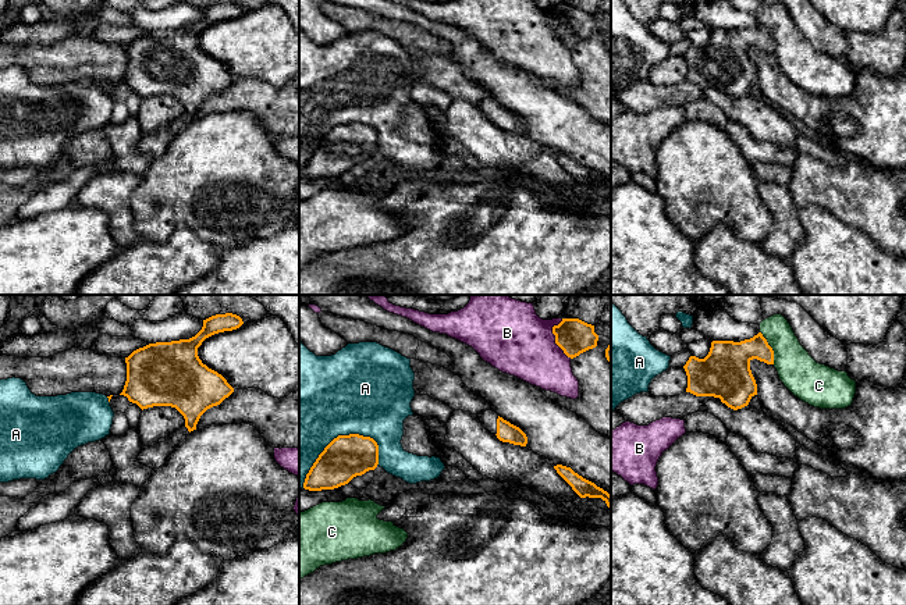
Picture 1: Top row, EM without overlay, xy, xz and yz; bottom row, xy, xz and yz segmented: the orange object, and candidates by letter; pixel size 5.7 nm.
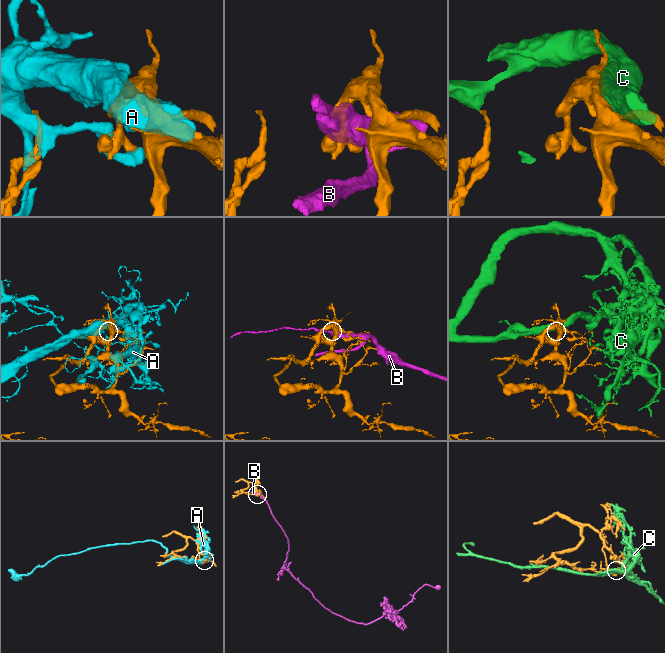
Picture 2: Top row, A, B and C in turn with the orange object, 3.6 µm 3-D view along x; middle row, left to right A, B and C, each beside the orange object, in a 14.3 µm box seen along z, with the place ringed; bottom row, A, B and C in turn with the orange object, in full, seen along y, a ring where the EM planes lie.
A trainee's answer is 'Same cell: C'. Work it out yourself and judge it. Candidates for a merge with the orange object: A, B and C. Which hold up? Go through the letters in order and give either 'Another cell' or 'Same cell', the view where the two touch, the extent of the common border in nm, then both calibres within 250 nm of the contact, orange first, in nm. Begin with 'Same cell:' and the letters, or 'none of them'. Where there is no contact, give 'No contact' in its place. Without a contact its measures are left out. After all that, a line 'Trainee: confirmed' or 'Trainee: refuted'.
Same cell: none of them
A: Another cell. Touches orange in xz. Shared border 500 nm. Thickness 260 nm (orange) against 500 nm
B: Another cell. Touches orange in xz. Shared border 240 nm. Thickness 200 nm (orange) against 380 nm
C: Another cell. Touches orange in yz. Shared border 200 nm. Thickness 220 nm (orange) against 220 nm
Trainee: refuted

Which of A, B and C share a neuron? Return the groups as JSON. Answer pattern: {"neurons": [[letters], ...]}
{"neurons": [["A"], ["B"], ["C"]]}

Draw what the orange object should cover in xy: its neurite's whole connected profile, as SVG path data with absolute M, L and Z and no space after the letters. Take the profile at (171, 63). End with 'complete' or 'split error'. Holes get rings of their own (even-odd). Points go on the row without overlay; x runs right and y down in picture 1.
M216 3L203 8L202 18L189 28L149 32L125 46L127 70L120 83L142 99L175 96L185 107L185 113L167 129L141 138L138 149L143 154L161 156L168 143L196 118L200 104L234 81L221 63L202 51L198 36L206 26L242 13L237 3Z; split error

